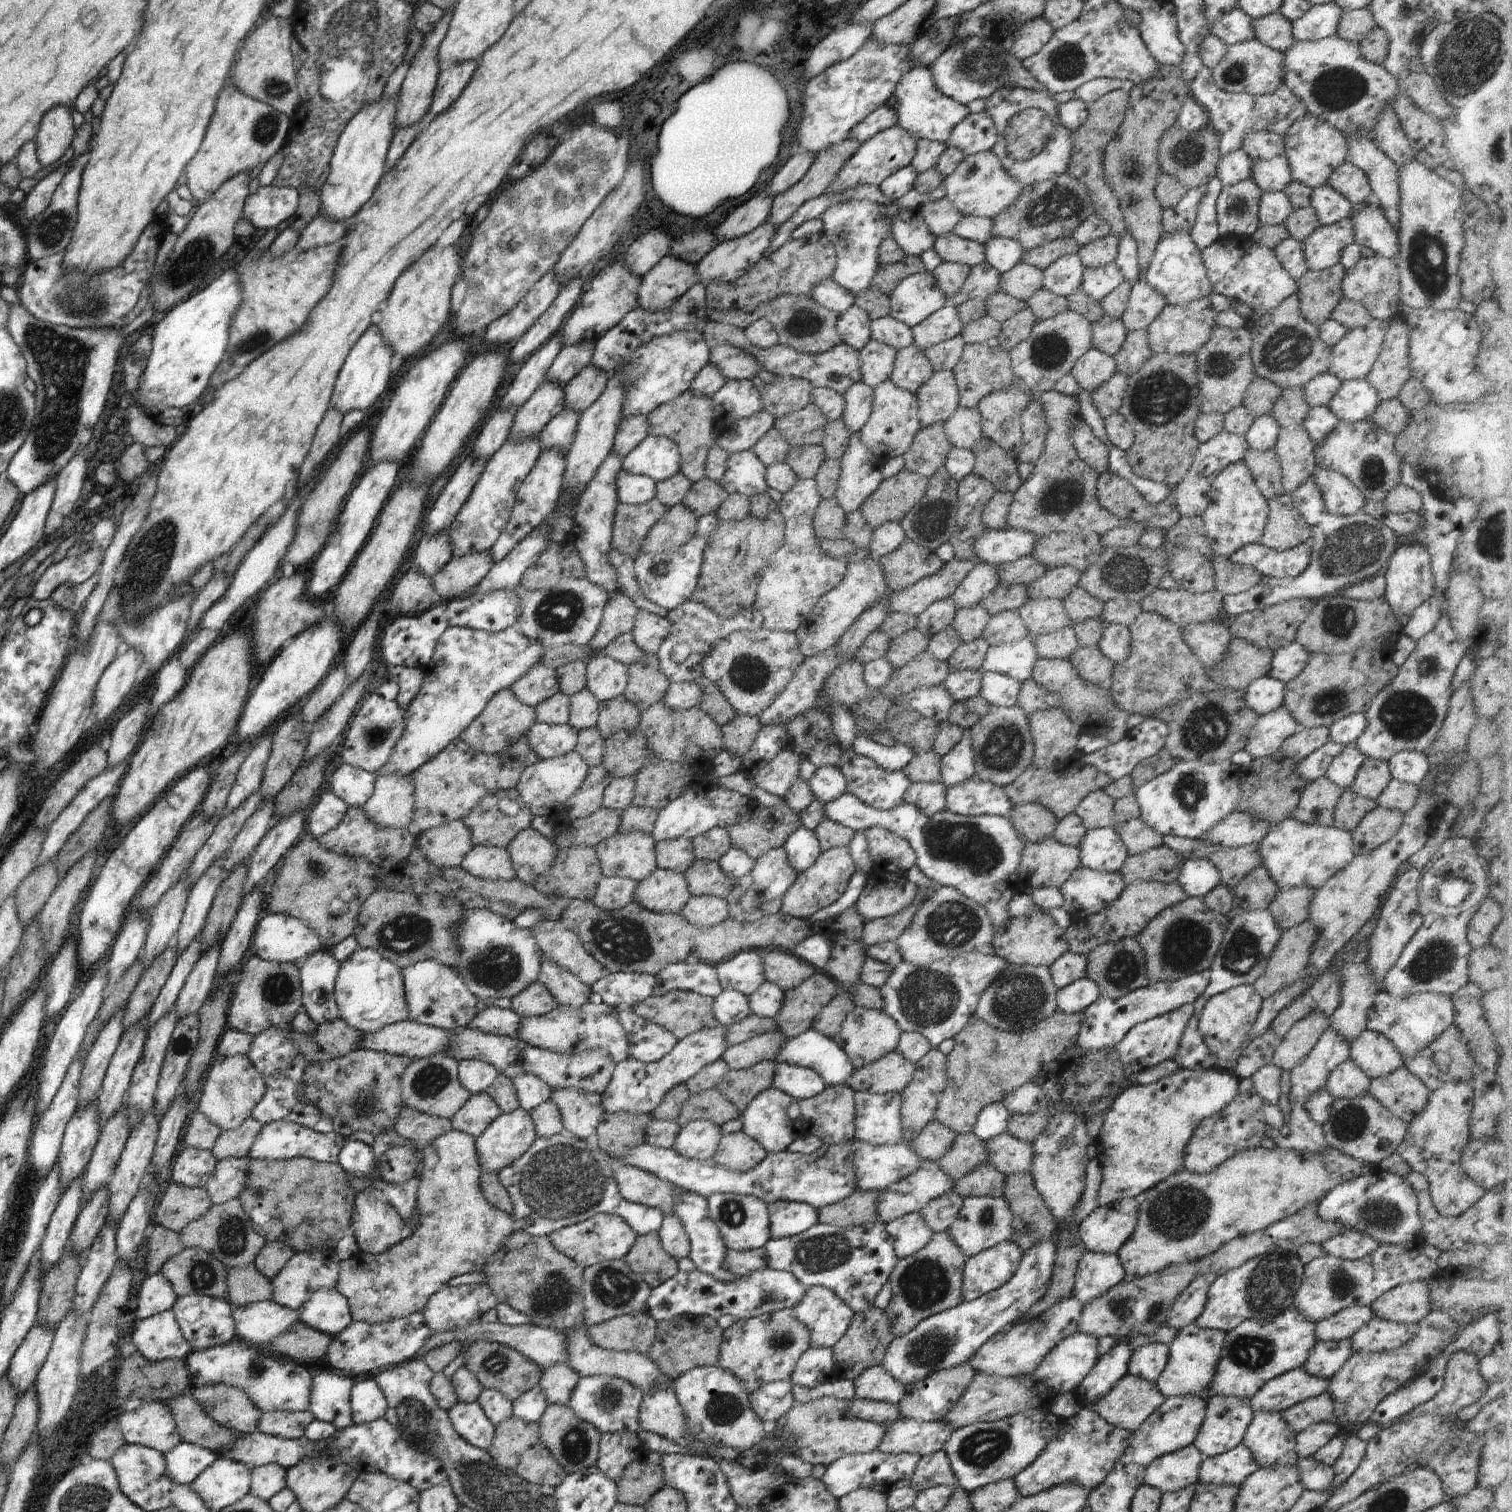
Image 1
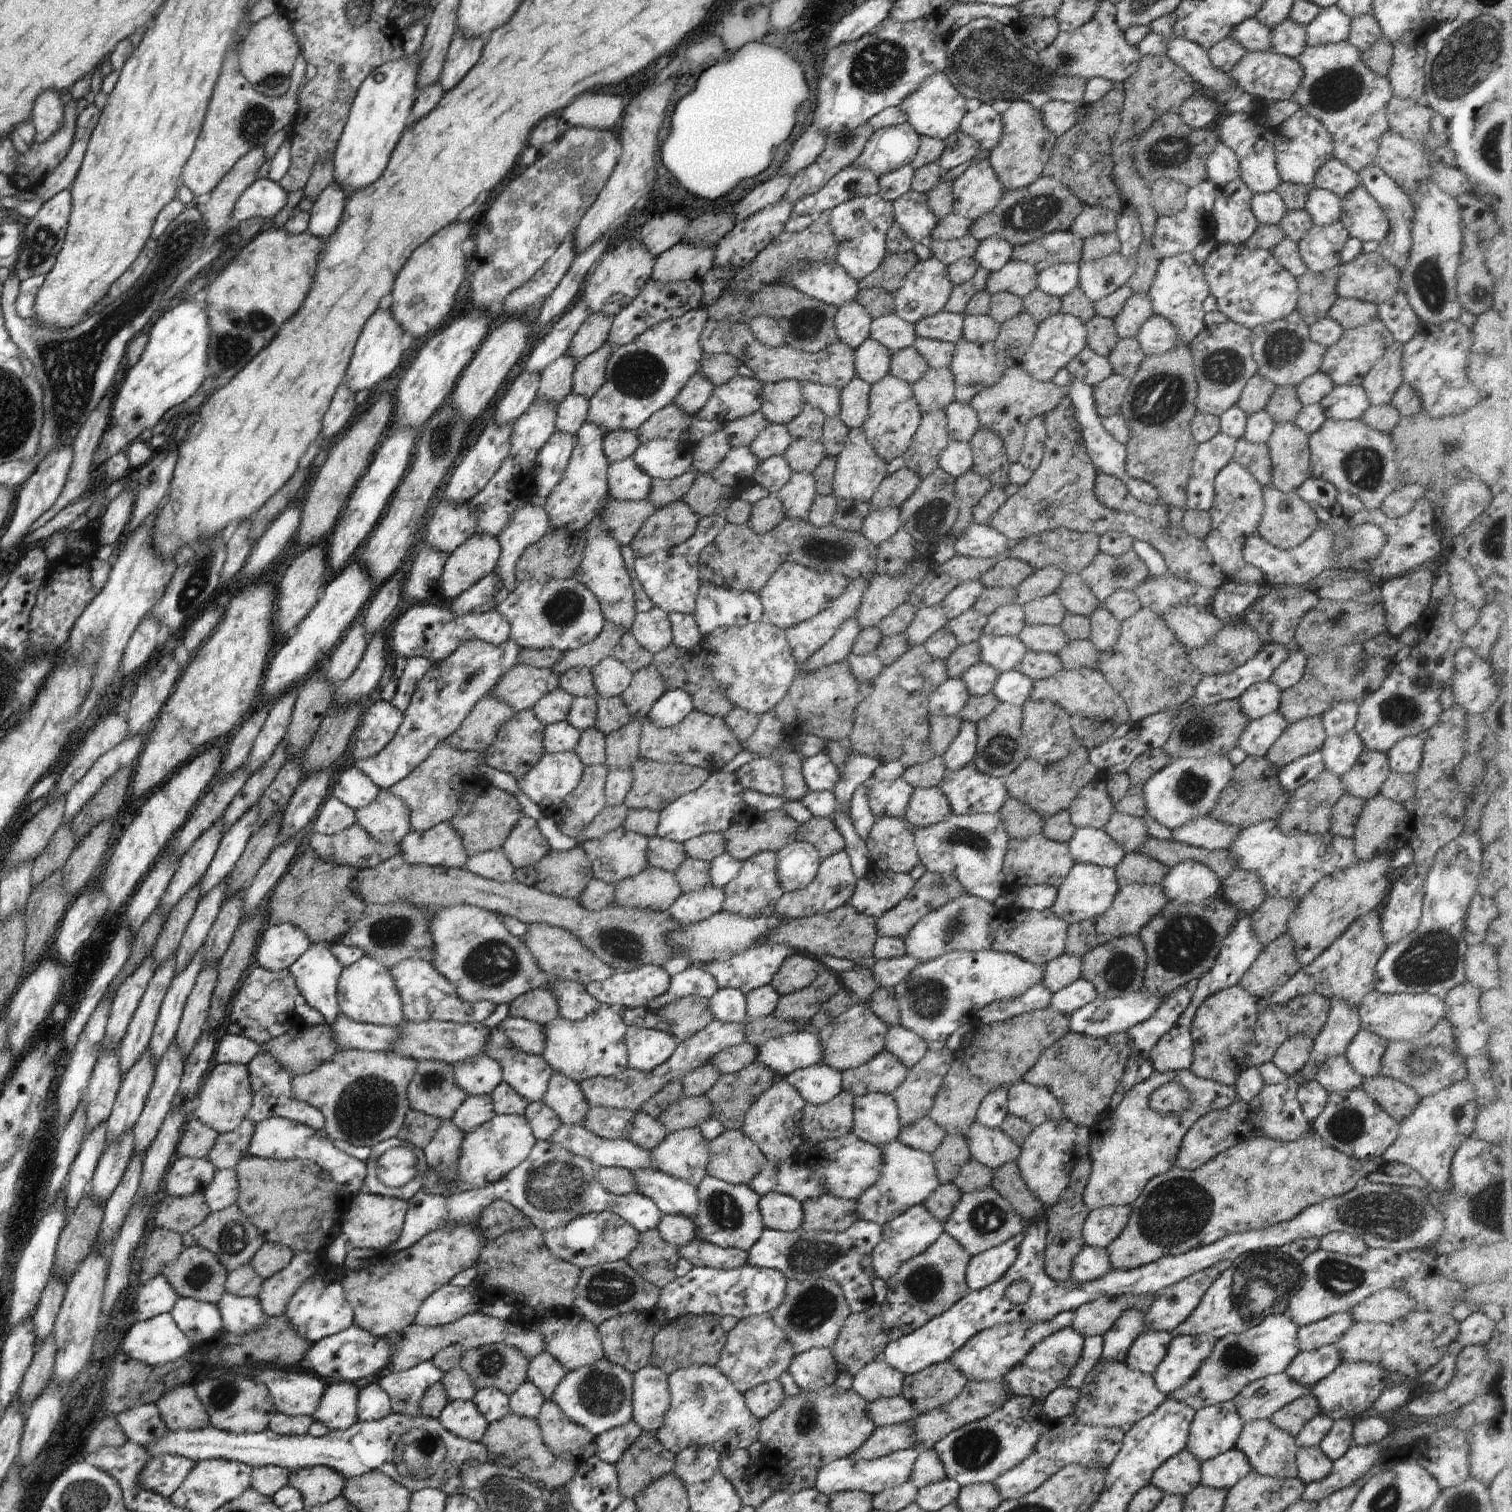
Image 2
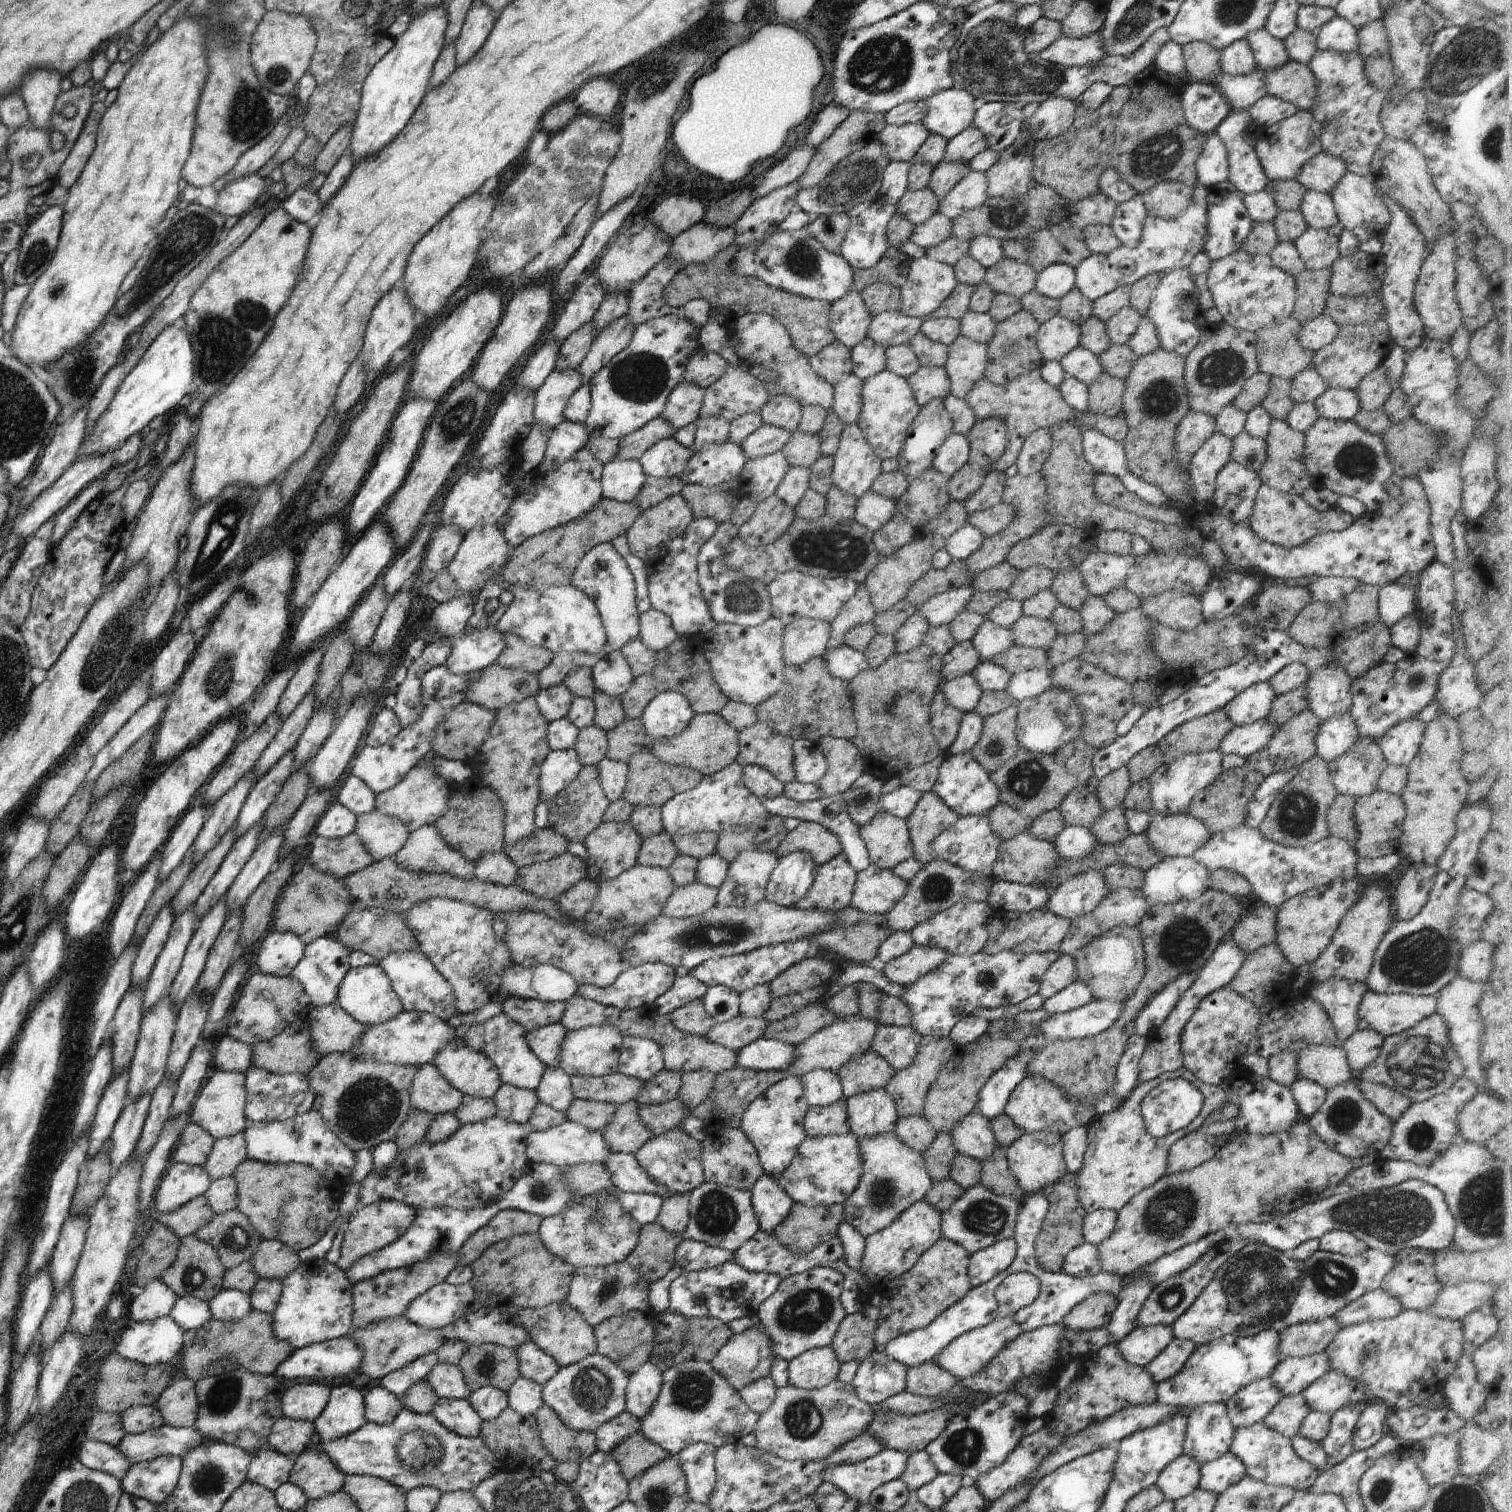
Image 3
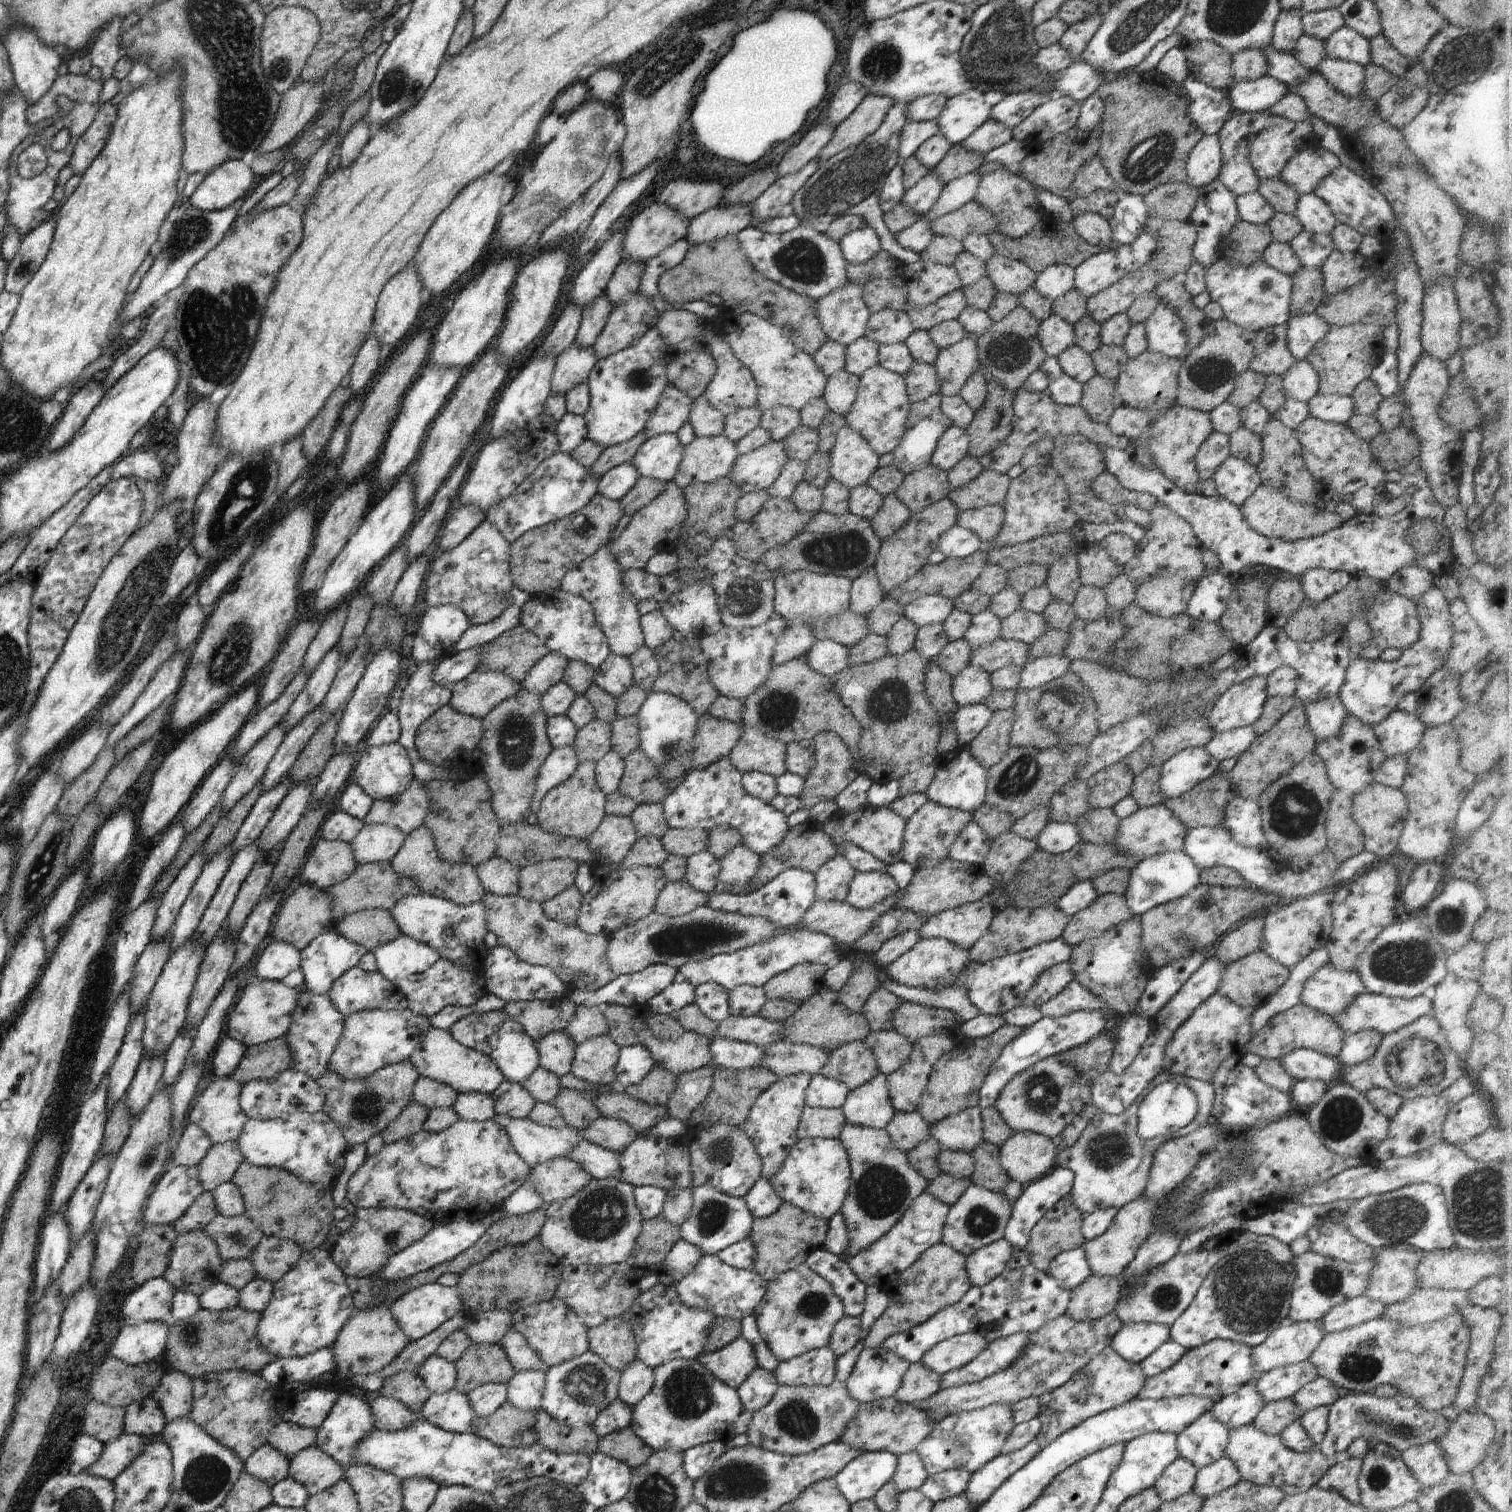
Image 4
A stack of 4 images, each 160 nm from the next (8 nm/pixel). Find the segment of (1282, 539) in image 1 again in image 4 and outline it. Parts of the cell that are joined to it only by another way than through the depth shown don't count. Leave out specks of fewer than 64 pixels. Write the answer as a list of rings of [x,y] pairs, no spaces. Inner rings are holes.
[[[1262,484],[1258,485],[1258,488],[1239,506],[1239,509],[1252,530],[1268,538],[1283,538],[1289,541],[1324,534],[1344,522],[1336,511],[1331,513],[1318,506],[1292,501],[1280,491]]]

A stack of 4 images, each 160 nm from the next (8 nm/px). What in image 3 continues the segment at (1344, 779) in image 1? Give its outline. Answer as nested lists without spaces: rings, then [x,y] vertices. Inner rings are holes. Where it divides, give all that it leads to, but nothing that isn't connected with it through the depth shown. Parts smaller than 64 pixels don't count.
[[[1349,712],[1331,716],[1319,724],[1315,738],[1317,755],[1329,763],[1342,756],[1358,737],[1357,726]]]

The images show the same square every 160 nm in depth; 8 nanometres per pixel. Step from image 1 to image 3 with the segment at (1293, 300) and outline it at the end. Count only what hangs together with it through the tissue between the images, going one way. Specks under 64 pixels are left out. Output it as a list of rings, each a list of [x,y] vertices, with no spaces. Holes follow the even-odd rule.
[[[1290,316],[1284,322],[1255,332],[1260,373],[1292,381],[1299,372],[1312,366],[1314,353],[1298,344],[1300,330],[1301,323]]]

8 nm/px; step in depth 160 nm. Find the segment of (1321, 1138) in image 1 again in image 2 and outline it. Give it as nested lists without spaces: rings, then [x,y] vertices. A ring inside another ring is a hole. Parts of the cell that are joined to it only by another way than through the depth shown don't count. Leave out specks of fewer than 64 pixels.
[[[1290,1076],[1279,1084],[1262,1087],[1257,1094],[1259,1109],[1249,1114],[1256,1132],[1274,1140],[1293,1141],[1311,1130],[1311,1122],[1296,1098],[1298,1083],[1297,1076]]]

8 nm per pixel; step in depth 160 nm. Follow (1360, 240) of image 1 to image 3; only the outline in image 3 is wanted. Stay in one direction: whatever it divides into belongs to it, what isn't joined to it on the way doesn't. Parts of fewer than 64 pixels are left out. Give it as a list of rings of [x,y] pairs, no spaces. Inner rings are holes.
[[[1346,171],[1344,176],[1329,192],[1336,211],[1336,216],[1343,228],[1350,230],[1362,241],[1370,238],[1382,239],[1391,221],[1391,214],[1381,196],[1376,192],[1376,186],[1370,177],[1363,177]]]

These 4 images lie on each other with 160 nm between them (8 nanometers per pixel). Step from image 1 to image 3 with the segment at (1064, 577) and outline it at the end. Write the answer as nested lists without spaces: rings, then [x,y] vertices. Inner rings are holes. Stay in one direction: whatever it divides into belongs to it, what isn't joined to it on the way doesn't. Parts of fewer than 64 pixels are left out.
[[[1036,566],[1019,571],[1012,586],[1007,590],[1012,599],[1021,603],[1039,592],[1051,588],[1056,572],[1046,567]]]

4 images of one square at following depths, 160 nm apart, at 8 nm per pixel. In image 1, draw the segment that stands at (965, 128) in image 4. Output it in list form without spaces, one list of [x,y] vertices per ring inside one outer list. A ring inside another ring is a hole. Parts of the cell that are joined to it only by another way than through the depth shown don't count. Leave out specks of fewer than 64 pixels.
[[[916,67],[906,73],[896,85],[894,94],[885,102],[897,116],[897,124],[916,140],[928,139],[948,143],[952,129],[970,114],[968,107],[942,94],[934,84],[930,68]]]

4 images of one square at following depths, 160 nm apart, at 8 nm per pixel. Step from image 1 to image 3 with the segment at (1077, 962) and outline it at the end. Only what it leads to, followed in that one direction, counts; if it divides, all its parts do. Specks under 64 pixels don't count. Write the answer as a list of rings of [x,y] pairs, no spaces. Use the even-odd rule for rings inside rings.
[[[1061,954],[1042,977],[1041,987],[1037,994],[1045,1001],[1076,980],[1078,980],[1077,970],[1073,957]]]

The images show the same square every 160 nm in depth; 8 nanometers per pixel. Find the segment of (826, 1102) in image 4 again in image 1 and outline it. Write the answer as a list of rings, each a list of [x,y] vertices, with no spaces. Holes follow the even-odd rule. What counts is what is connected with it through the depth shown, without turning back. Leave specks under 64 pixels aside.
[[[776,1063],[773,1087],[802,1100],[819,1095],[828,1086],[814,1070],[798,1065]]]

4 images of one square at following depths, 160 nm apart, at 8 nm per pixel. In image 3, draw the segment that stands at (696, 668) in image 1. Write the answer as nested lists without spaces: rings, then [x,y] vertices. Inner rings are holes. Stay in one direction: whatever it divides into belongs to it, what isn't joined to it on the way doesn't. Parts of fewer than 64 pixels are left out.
[[[723,519],[719,522],[716,532],[710,540],[707,540],[701,547],[697,556],[697,573],[698,582],[702,591],[702,596],[705,598],[706,604],[709,606],[710,614],[717,623],[732,623],[740,625],[744,628],[755,627],[766,622],[771,617],[771,598],[767,591],[767,585],[761,580],[752,580],[747,578],[744,573],[733,571],[725,563],[725,548],[739,534],[739,527],[734,526],[730,519]]]

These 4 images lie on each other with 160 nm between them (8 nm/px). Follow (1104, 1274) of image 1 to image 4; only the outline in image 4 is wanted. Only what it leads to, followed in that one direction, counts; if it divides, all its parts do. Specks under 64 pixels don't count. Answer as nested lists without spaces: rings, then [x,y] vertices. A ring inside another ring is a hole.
[[[1082,1247],[1057,1254],[1050,1261],[1045,1273],[1054,1277],[1058,1286],[1069,1291],[1092,1275]]]

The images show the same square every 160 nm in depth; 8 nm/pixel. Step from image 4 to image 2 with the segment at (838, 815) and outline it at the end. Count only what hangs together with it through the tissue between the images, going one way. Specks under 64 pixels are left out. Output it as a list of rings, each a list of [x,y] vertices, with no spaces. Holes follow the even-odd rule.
[[[898,817],[877,819],[865,838],[872,868],[882,872],[909,873],[918,866],[917,846],[909,828],[910,824]]]

